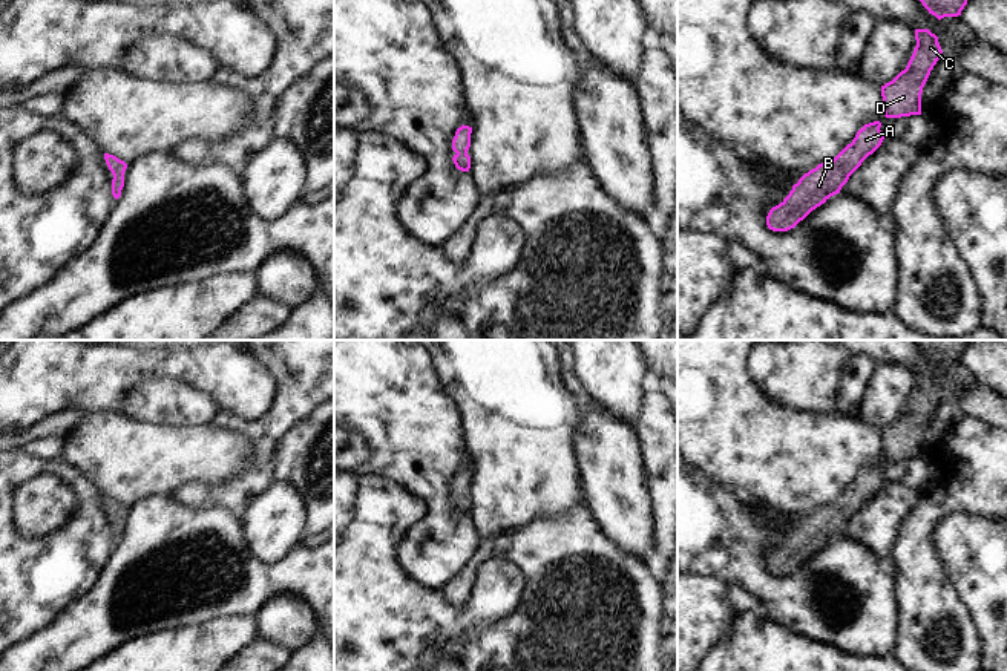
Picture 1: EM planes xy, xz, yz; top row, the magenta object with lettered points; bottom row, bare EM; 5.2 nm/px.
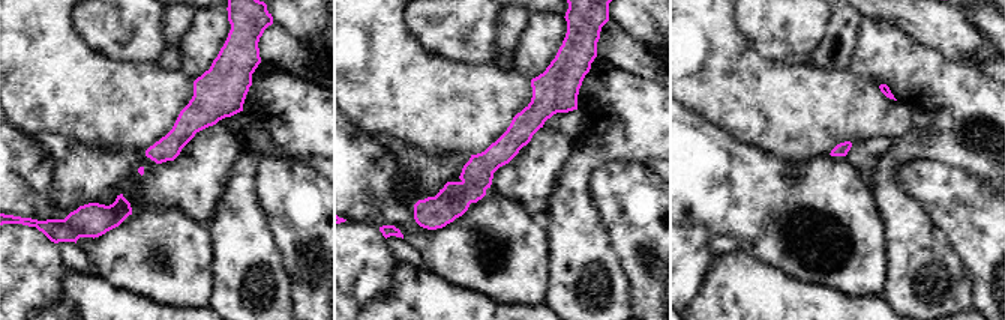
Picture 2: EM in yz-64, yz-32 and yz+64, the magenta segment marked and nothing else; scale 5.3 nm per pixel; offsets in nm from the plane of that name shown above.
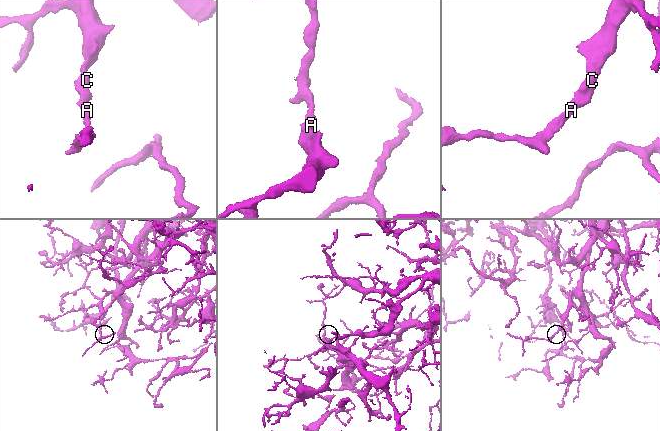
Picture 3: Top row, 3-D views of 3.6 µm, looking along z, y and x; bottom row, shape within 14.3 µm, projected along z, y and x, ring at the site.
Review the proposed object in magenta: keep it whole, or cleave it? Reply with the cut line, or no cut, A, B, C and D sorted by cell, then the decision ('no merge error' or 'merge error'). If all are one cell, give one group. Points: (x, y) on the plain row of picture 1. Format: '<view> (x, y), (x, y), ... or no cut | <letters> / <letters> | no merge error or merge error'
no cut | A B C D | no merge error

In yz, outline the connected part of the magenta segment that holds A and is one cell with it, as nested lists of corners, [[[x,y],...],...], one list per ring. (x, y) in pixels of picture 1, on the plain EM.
[[[881,466],[864,467],[832,504],[822,506],[805,516],[792,529],[789,538],[766,559],[766,568],[772,574],[788,574],[803,564],[812,553],[840,536],[849,519],[883,486]]]

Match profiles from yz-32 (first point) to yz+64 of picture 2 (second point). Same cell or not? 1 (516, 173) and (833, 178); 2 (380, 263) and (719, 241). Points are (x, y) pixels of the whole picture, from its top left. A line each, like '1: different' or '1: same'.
1: different
2: different

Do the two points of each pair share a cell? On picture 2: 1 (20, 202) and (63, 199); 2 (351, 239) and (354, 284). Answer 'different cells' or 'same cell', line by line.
1: different cells
2: same cell

